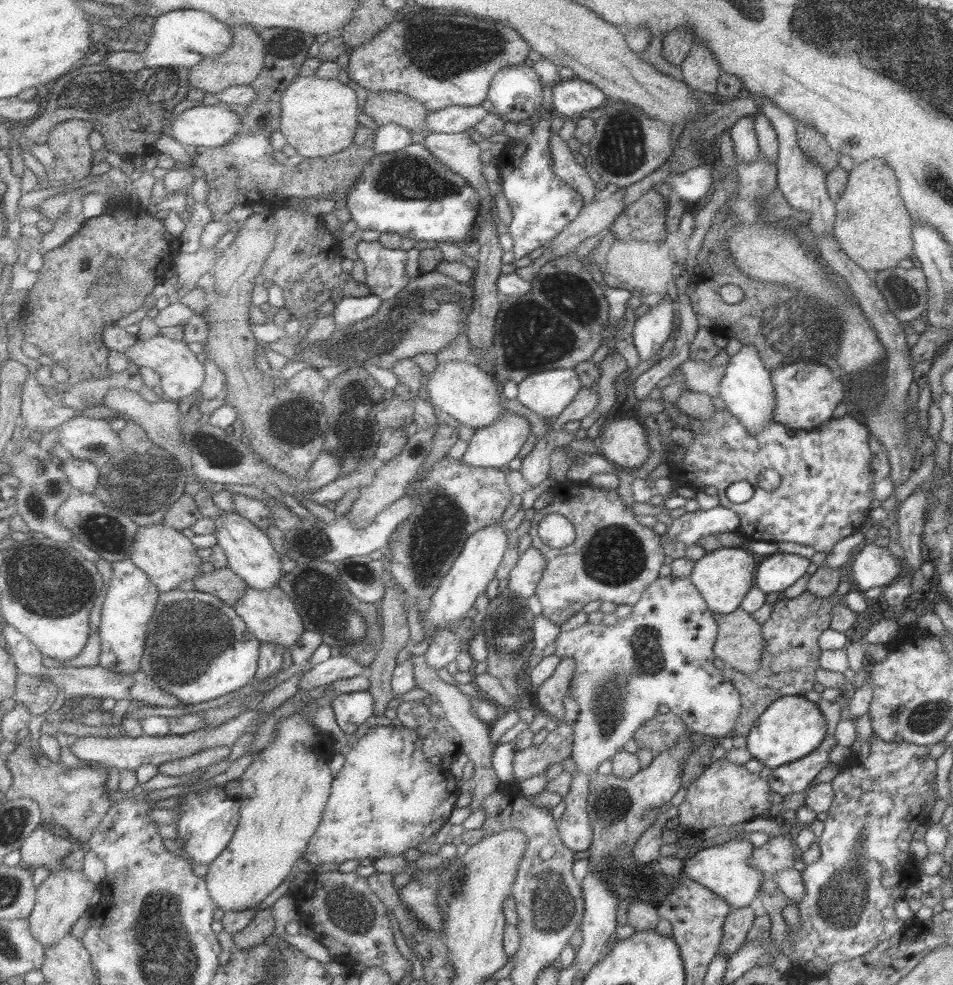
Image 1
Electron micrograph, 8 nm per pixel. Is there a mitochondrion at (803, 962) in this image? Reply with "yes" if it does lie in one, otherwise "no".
no

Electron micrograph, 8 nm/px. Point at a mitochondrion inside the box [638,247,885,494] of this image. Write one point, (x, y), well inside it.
(796, 326)

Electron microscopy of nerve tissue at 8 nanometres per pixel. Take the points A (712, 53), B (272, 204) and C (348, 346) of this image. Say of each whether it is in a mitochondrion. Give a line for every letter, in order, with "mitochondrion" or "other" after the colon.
A: other
B: other
C: mitochondrion

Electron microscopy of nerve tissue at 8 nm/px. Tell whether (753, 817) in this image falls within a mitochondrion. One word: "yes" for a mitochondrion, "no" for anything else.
no

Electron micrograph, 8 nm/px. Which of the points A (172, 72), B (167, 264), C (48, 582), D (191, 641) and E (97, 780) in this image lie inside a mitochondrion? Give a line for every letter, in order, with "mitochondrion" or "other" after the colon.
A: other
B: other
C: mitochondrion
D: mitochondrion
E: other

